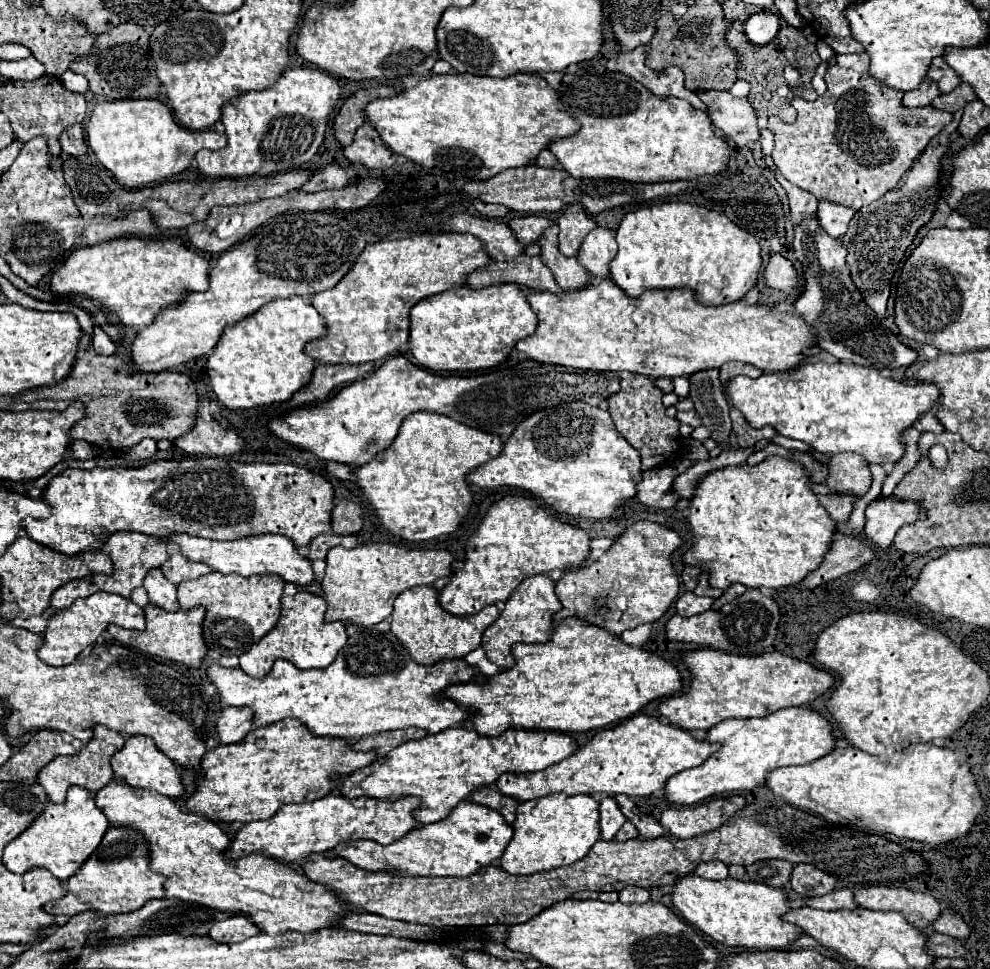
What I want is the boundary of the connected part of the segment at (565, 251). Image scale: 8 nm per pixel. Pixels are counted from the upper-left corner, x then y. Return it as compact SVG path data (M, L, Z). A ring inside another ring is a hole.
M571 204L557 220L559 224L559 250L563 256L577 256L577 250L597 224L583 212L579 204Z

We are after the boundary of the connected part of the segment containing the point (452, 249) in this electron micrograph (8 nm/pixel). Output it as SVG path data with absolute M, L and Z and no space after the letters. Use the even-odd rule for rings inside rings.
M437 232L437 234L415 234L403 240L379 240L361 252L361 258L353 264L353 270L341 278L341 282L333 290L325 290L321 294L313 294L309 300L313 308L323 316L327 324L327 334L319 340L309 340L305 344L305 354L309 354L315 364L365 364L365 362L381 362L385 356L395 354L399 348L407 344L409 338L409 310L421 298L445 292L457 284L465 282L465 276L481 266L487 266L489 258L481 244L471 234L455 234L455 232Z

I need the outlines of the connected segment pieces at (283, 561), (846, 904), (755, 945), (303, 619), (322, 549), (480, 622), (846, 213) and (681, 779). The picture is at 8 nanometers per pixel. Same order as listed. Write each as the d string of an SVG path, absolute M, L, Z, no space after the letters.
M173 534L173 538L167 538L167 542L173 542L179 546L181 554L185 554L193 562L203 562L211 570L221 572L221 574L239 574L239 576L253 576L253 574L277 574L285 582L293 582L299 586L305 586L315 580L311 562L297 554L297 548L293 542L285 536L277 534L261 534L261 536L245 536L229 542L221 540L205 540L189 534Z
M841 888L841 890L835 890L831 894L825 894L819 898L807 898L805 904L811 908L821 908L821 910L853 910L853 908L859 908L859 904L855 902L855 896L849 888Z
M697 874L677 876L673 882L671 902L689 924L697 926L701 932L727 946L741 946L749 950L777 950L803 934L795 924L781 920L781 914L789 910L783 892L759 882L745 882L735 878L713 882Z
M297 590L293 596L285 594L281 598L279 622L257 644L253 644L251 650L247 650L245 654L239 656L239 668L253 678L261 678L271 670L273 662L279 658L289 660L297 668L325 668L325 666L329 666L335 660L337 652L345 646L347 632L345 632L343 622L325 622L323 620L325 608L327 608L327 602L321 596L315 596L311 592Z
M321 534L317 538L313 538L313 542L307 546L309 560L317 560L317 558L325 558L327 550L333 546L343 546L343 548L355 548L357 538L355 536L339 536L339 534Z
M417 586L401 592L393 604L391 614L391 632L397 636L409 656L419 664L435 664L441 660L463 658L471 650L481 644L481 636L487 626L491 626L499 618L499 610L495 604L485 606L475 616L451 616L435 602L433 586Z
M819 202L819 210L817 210L817 220L819 226L825 228L825 232L829 232L829 236L833 238L841 238L847 232L847 224L853 218L855 210L847 208L847 206L837 206L833 202Z
M783 708L783 710L777 710L777 712L769 714L769 716L765 716L765 718L725 720L725 722L719 722L713 728L707 730L705 742L719 744L717 754L711 754L697 768L689 768L689 770L683 770L683 772L671 776L665 782L665 798L667 798L667 802L679 804L679 806L691 806L691 804L697 804L697 802L701 802L705 798L711 798L715 794L735 792L735 790L751 790L751 788L755 788L755 786L765 782L765 774L769 770L779 768L779 766L807 764L807 762L813 762L813 760L829 754L835 748L829 722L825 718L821 718L817 712L809 710L809 708Z

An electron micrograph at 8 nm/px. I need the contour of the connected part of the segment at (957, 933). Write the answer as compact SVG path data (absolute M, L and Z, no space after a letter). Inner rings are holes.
M949 908L943 910L943 914L937 918L937 922L933 922L933 928L941 934L947 934L951 938L957 940L967 940L969 938L969 926Z

